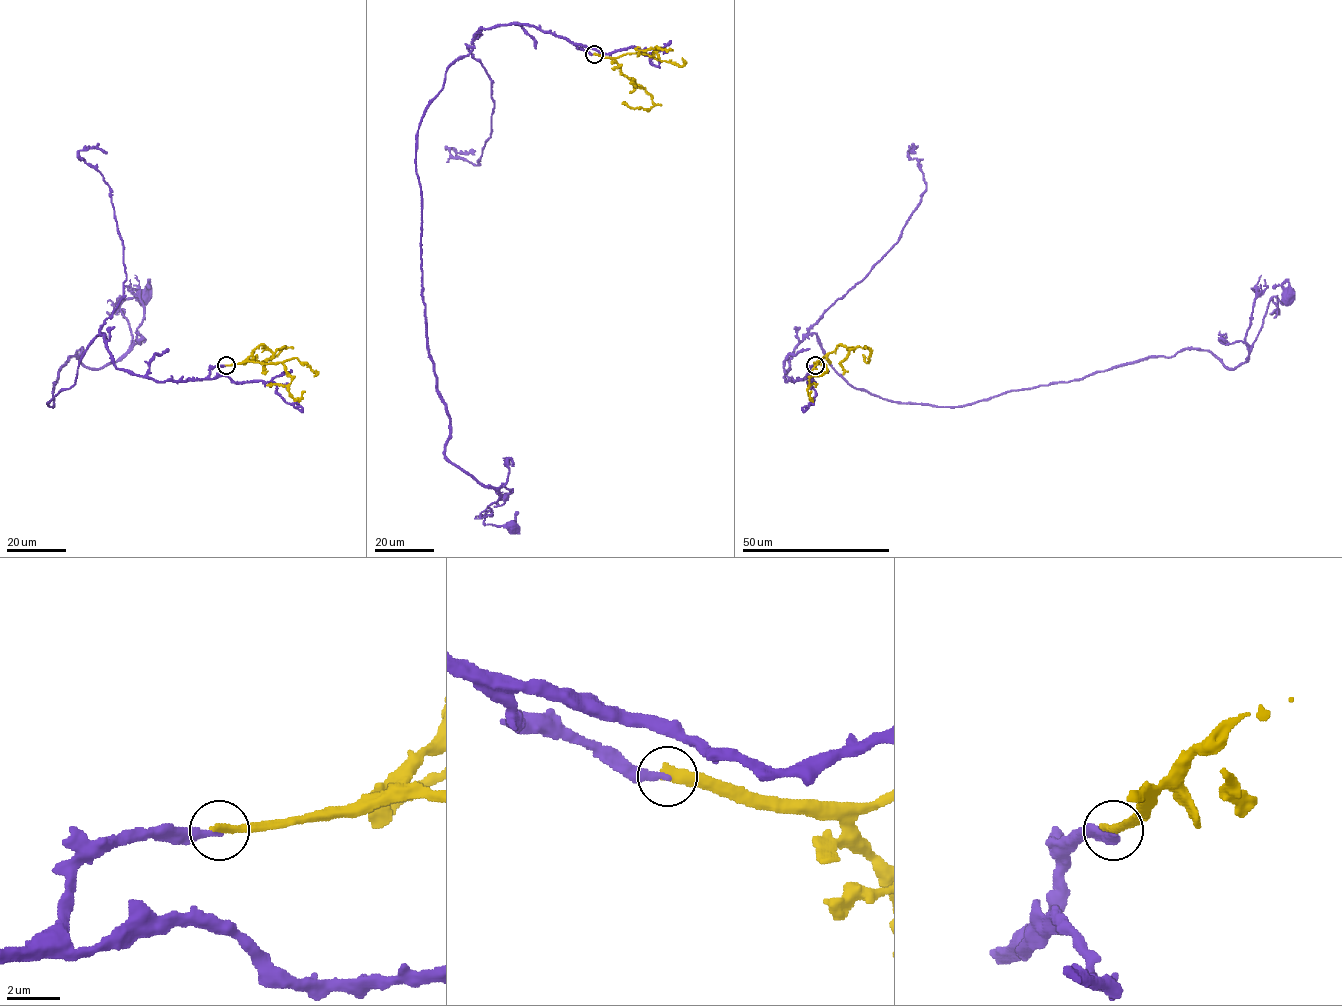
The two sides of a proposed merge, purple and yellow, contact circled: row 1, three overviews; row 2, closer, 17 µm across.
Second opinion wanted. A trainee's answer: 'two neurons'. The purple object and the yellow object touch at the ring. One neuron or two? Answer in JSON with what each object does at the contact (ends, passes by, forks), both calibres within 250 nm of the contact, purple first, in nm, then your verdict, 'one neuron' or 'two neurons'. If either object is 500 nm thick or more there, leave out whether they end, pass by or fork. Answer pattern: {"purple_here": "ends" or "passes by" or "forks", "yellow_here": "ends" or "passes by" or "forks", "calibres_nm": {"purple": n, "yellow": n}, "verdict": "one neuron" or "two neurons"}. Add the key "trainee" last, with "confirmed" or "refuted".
{"purple_here": "ends", "yellow_here": "ends", "calibres_nm": {"purple": 280, "yellow": 380}, "verdict": "two neurons", "trainee": "confirmed"}

